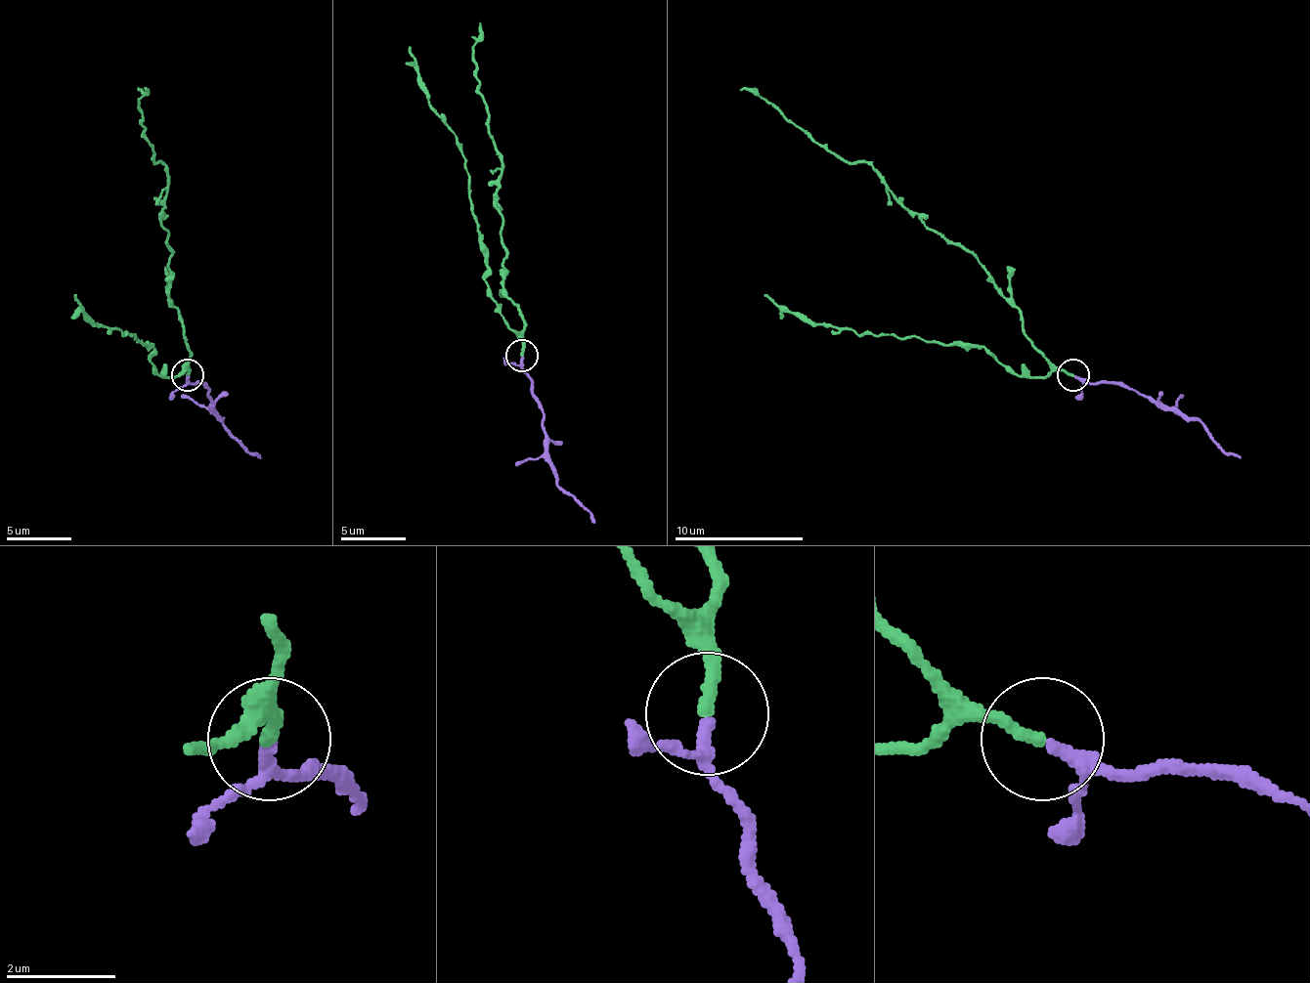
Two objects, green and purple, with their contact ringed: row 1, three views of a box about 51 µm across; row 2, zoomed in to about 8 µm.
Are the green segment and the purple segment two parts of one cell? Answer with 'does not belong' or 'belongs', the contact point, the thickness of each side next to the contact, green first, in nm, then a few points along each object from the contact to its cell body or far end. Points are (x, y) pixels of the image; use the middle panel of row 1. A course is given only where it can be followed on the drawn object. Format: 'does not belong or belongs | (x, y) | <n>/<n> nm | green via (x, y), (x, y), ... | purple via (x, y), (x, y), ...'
belongs | (522, 356) | 240/200 nm | green via (523, 355), (523, 320), (503, 290), (501, 154), (477, 89), (474, 44), (481, 21) | purple via (523, 358), (529, 394), (543, 413), (545, 461), (555, 481), (588, 510), (594, 523)

